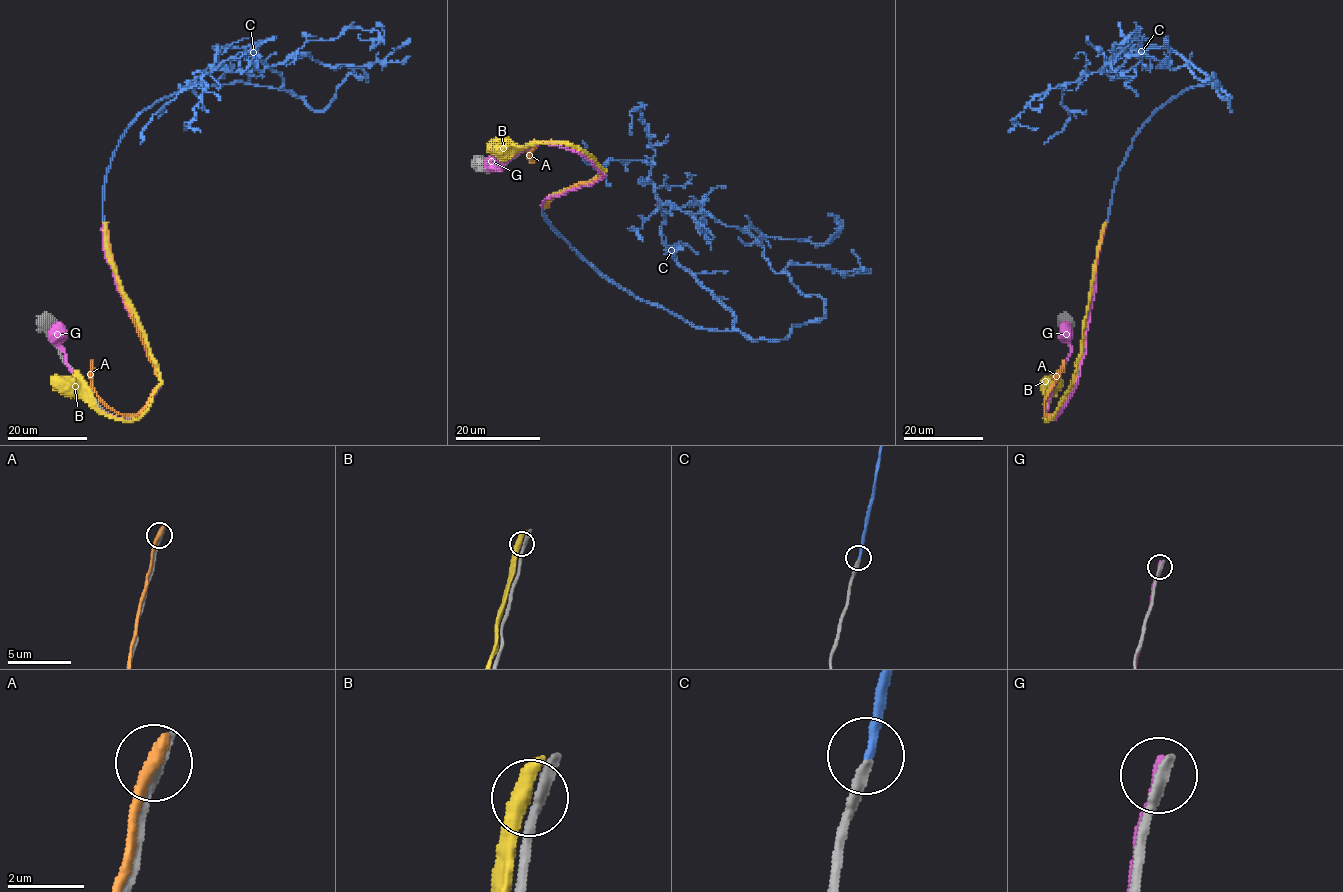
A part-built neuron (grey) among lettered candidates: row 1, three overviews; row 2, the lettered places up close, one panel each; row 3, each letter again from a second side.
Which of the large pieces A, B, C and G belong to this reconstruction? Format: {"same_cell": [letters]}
{"same_cell": ["C"]}

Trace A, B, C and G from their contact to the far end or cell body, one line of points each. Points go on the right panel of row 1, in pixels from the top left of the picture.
A: (1106, 224), (1074, 384), (1062, 404), (1052, 414), (1046, 414), (1045, 399), (1064, 360)
B: (1105, 225), (1094, 265), (1080, 357), (1071, 386), (1059, 407), (1047, 419), (1046, 399), (1050, 394), (1052, 376)
C: (1107, 221), (1158, 109), (1215, 82), (1230, 111), (1213, 74), (1125, 54), (1143, 34)
G: (1106, 223), (1080, 376), (1066, 405), (1051, 419), (1047, 415), (1047, 406), (1071, 350), (1070, 328), (1063, 321)

